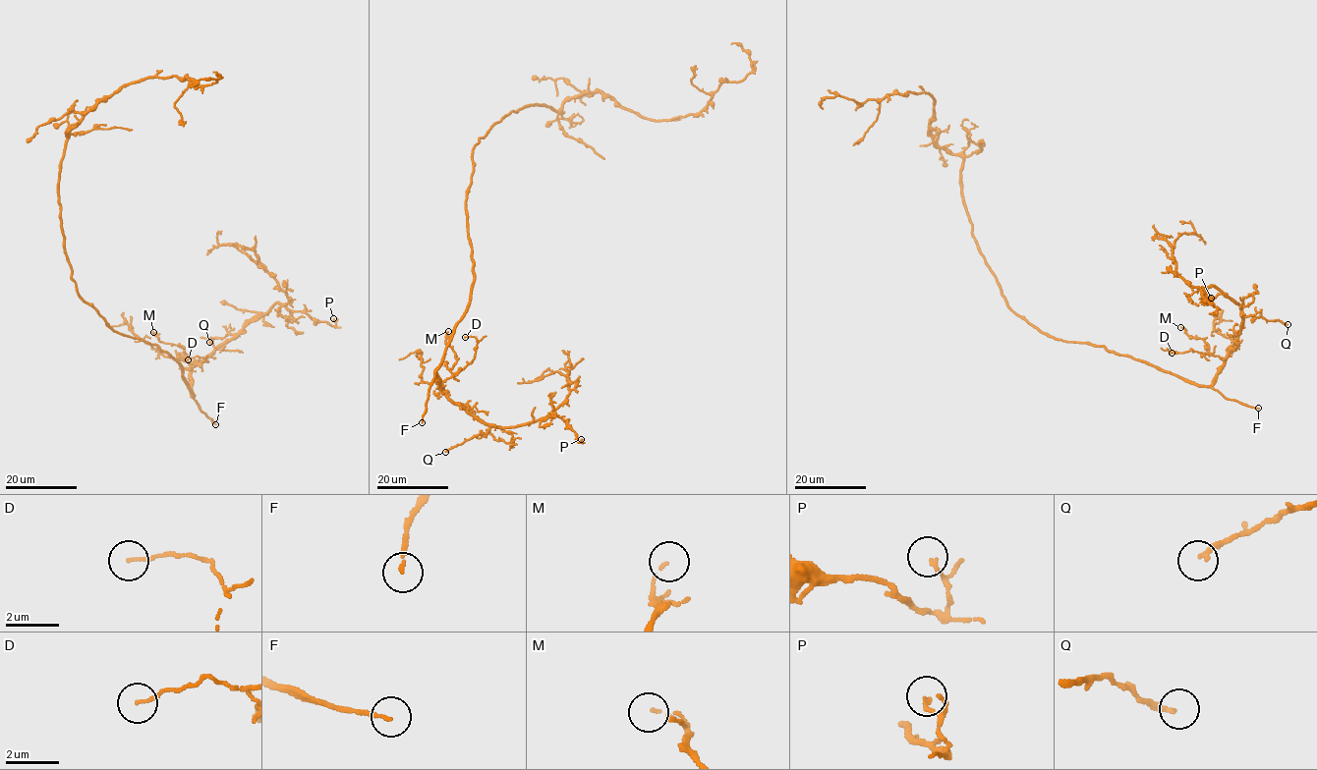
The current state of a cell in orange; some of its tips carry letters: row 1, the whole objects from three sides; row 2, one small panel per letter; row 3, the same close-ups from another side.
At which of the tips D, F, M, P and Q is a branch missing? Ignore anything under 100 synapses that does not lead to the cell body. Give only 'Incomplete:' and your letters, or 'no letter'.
Incomplete: F

